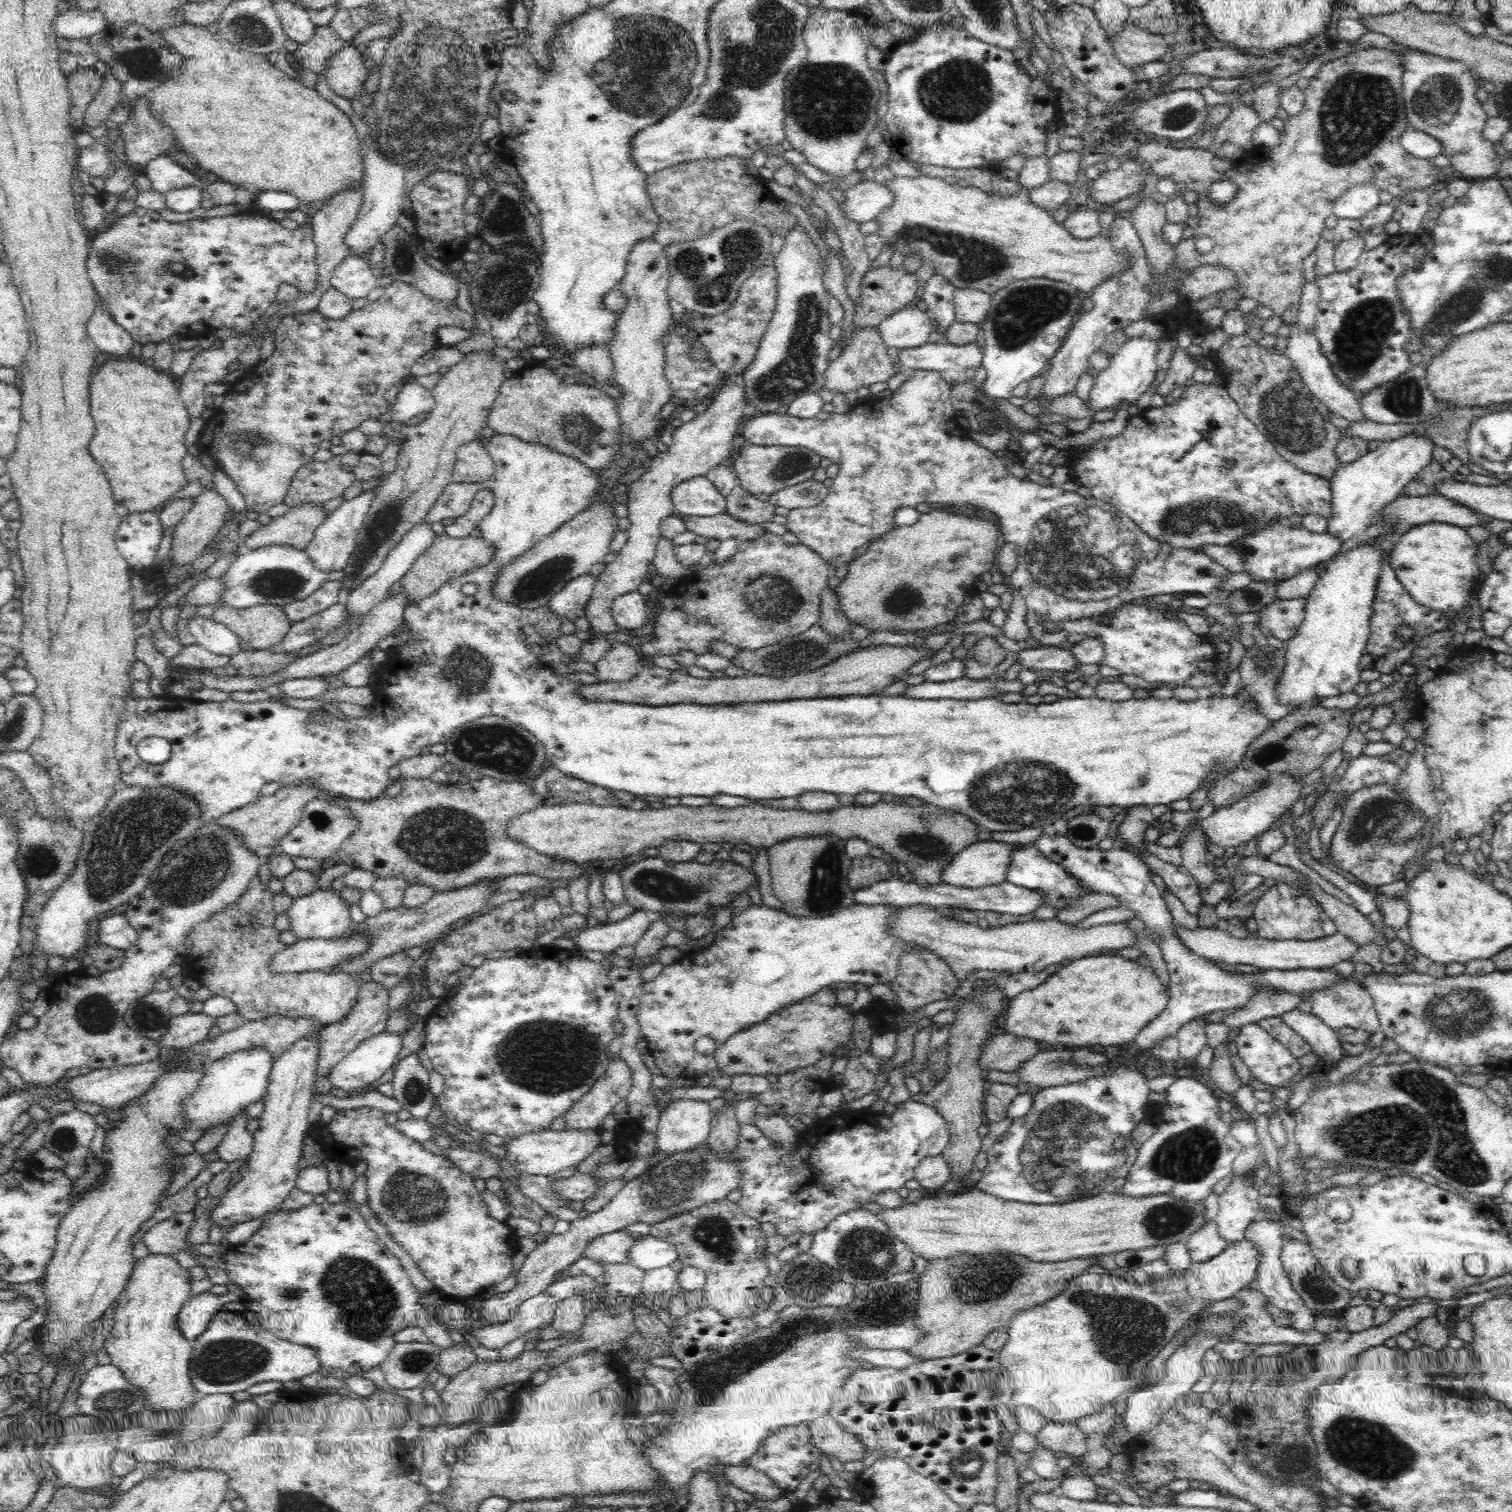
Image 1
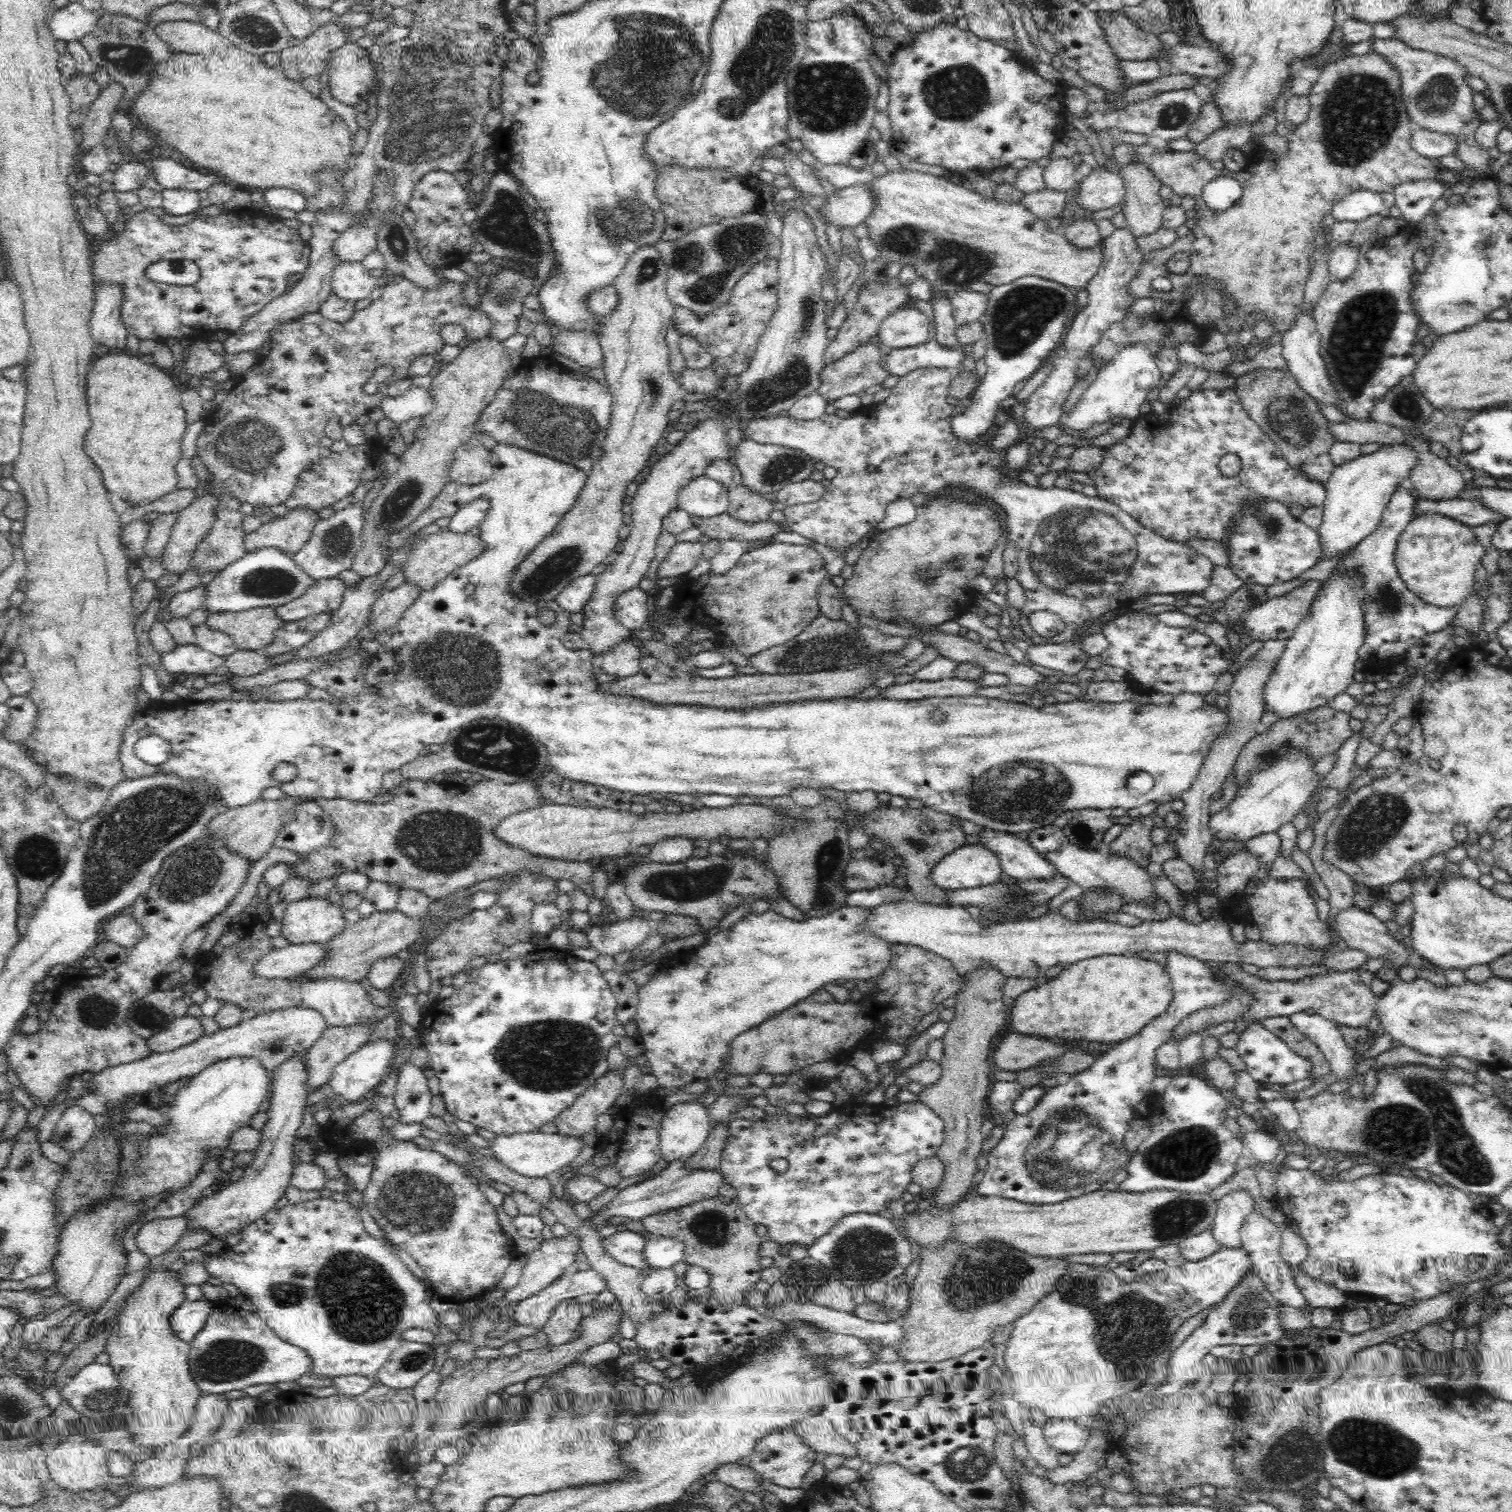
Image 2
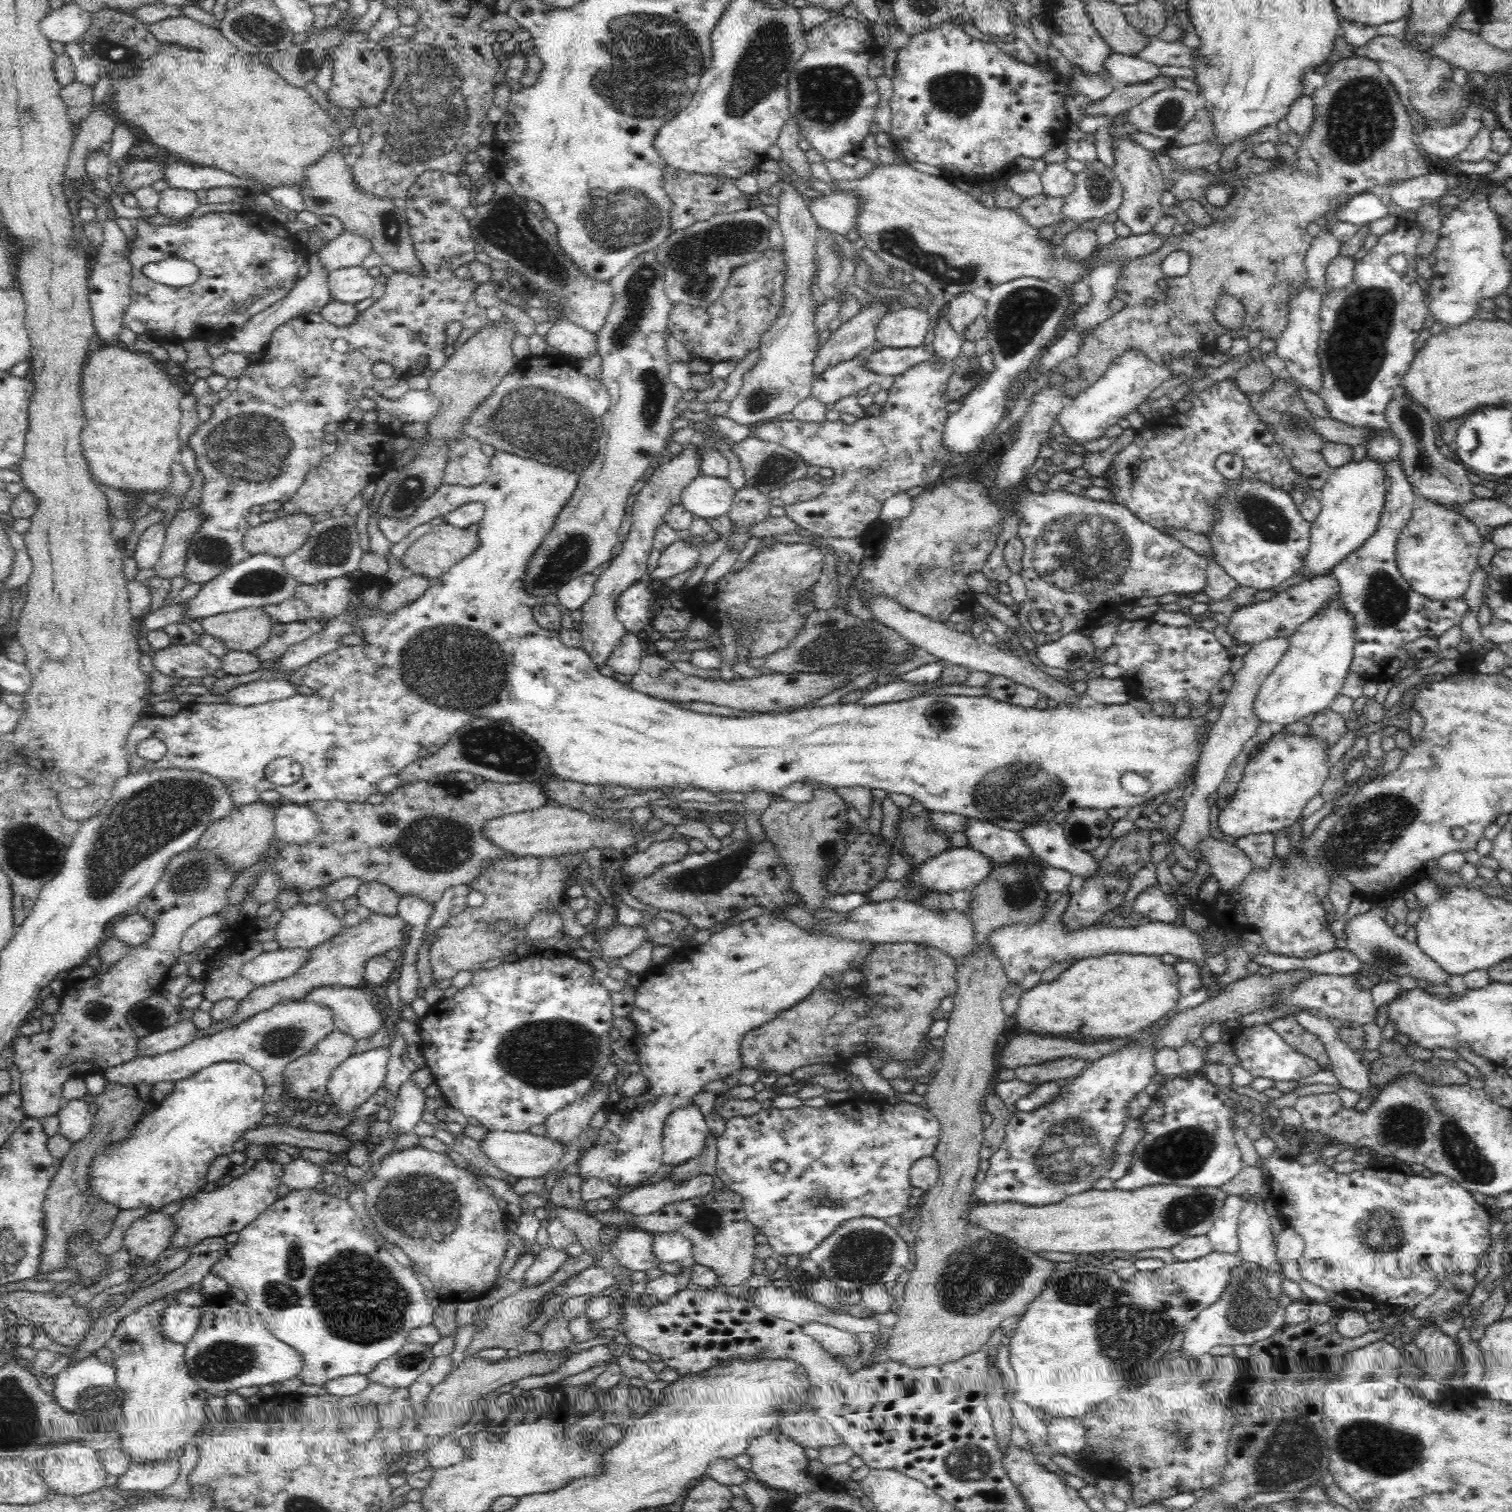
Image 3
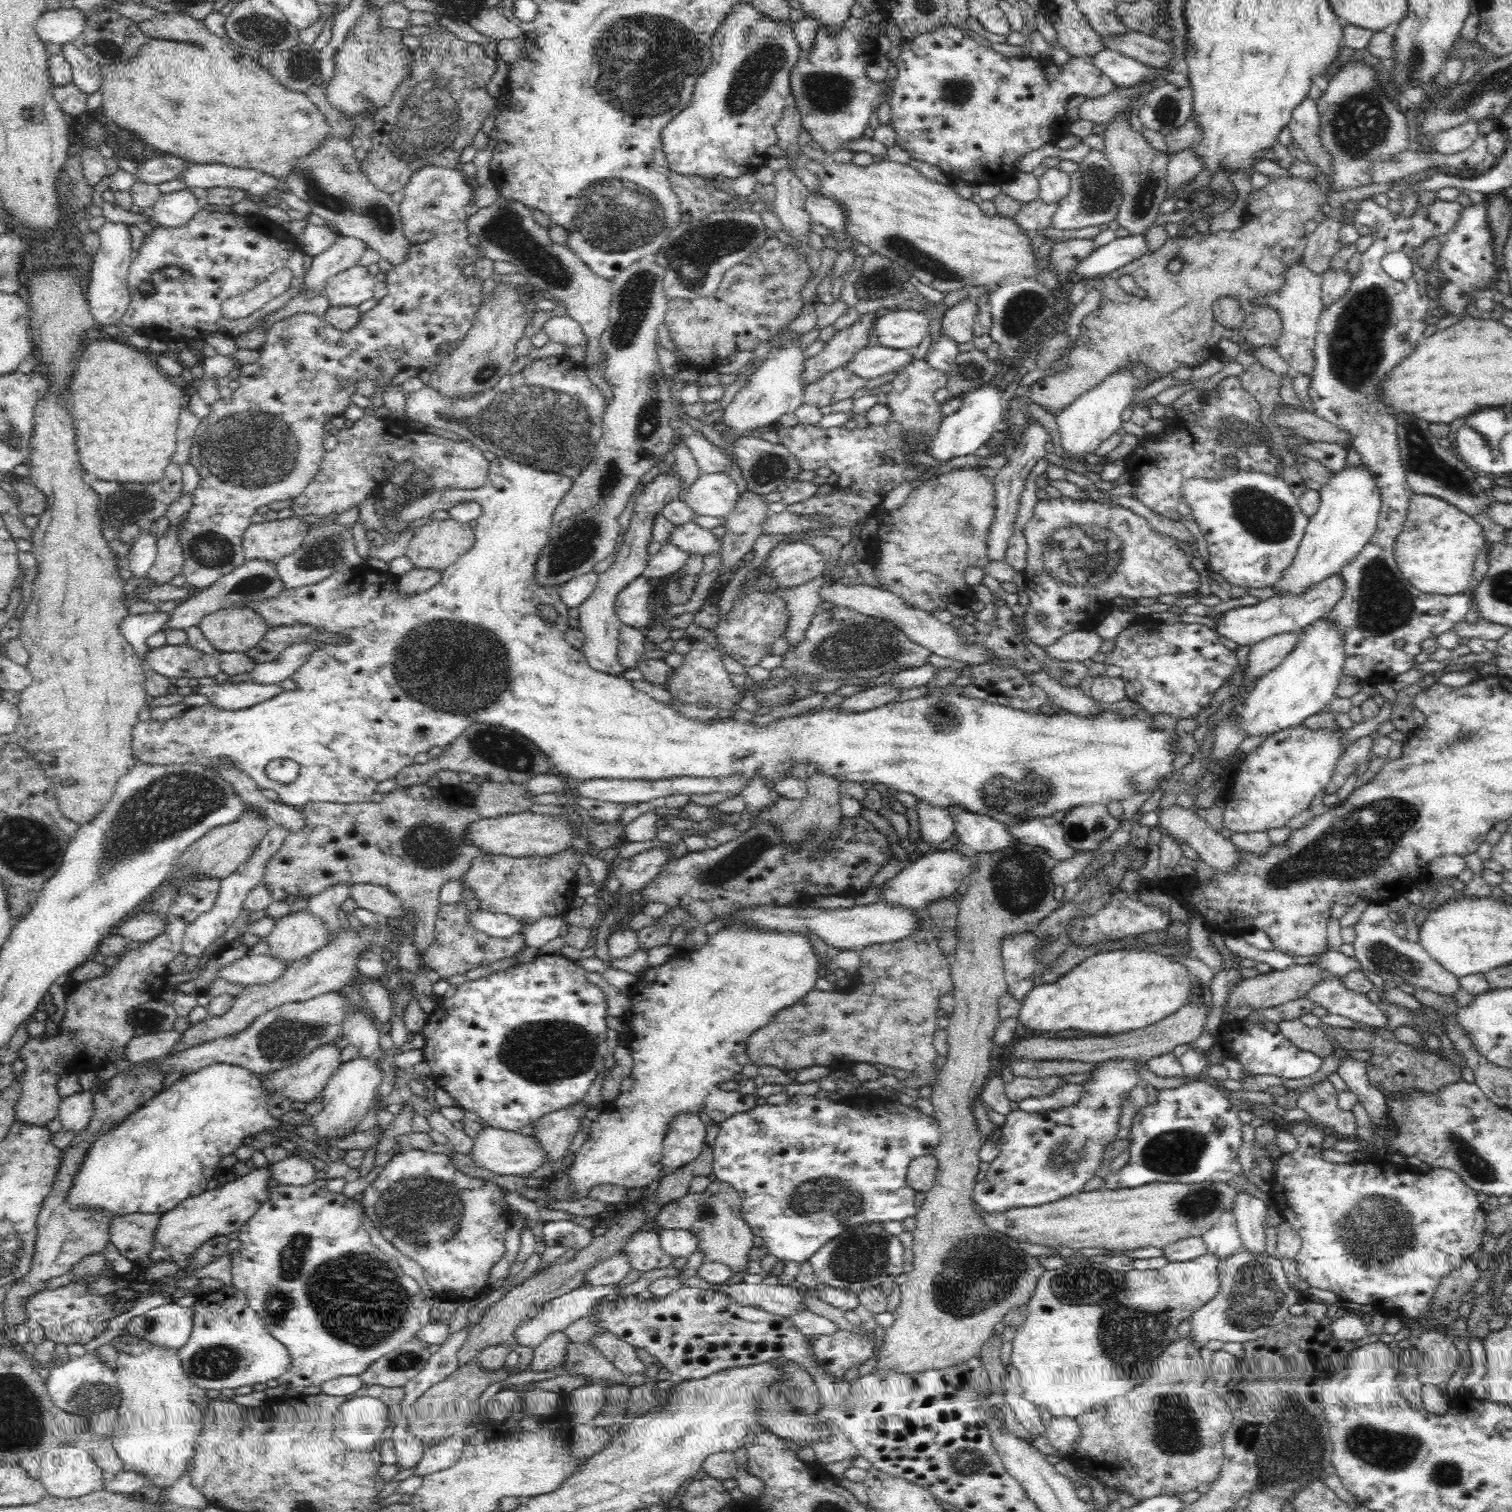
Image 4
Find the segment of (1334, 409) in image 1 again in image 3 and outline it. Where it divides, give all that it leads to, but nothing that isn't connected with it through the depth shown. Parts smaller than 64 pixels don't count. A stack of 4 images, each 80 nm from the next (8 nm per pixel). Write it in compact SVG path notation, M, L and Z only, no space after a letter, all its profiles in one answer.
M1306 284L1301 286L1299 293L1293 294L1289 302L1291 308L1288 316L1289 321L1284 332L1277 339L1277 347L1275 348L1278 356L1284 360L1291 378L1318 396L1320 396L1323 385L1321 362L1317 353L1321 333L1318 320L1320 298L1322 298L1322 292L1314 291Z

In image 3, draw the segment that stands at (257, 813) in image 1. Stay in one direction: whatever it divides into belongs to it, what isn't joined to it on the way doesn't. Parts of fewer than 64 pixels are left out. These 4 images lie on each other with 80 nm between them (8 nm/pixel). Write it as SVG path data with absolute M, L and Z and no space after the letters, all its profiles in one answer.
M258 800L249 805L232 808L228 816L212 822L200 837L197 846L219 854L219 858L232 868L232 871L244 871L251 867L266 853L271 840L275 837L275 808L278 804Z

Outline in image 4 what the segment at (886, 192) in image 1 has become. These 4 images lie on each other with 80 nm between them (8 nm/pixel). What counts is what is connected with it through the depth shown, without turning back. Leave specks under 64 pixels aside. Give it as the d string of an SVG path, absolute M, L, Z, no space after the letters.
M811 192L806 200L805 209L812 223L822 224L834 232L846 231L847 212L840 203Z

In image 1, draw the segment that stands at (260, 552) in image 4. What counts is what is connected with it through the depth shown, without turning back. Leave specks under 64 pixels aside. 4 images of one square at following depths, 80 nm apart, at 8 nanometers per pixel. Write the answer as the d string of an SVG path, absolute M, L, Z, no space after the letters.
M302 502L290 507L282 516L273 518L267 526L262 526L244 540L244 543L250 550L283 545L304 551L329 514L319 502Z

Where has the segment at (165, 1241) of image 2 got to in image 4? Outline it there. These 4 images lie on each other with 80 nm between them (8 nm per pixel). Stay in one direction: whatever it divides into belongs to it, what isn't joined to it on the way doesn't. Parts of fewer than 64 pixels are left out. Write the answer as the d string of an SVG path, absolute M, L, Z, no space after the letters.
M163 1213L116 1215L109 1226L110 1240L140 1270L152 1266L155 1230Z

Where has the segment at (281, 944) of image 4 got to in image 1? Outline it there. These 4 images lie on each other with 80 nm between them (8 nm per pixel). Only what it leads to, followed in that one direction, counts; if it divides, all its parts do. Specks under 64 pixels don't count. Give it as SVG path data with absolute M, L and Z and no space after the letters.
M324 886L294 900L287 911L290 929L298 939L340 937L354 927L349 909L340 892Z

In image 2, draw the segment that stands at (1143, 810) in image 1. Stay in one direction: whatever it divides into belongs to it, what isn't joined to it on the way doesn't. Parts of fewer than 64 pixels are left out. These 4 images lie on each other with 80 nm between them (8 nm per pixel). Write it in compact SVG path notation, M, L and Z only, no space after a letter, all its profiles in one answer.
M1153 814L1140 815L1124 825L1124 829L1108 846L1109 852L1123 854L1126 858L1131 858L1136 864L1140 864L1146 869L1150 864L1150 830L1154 826Z

